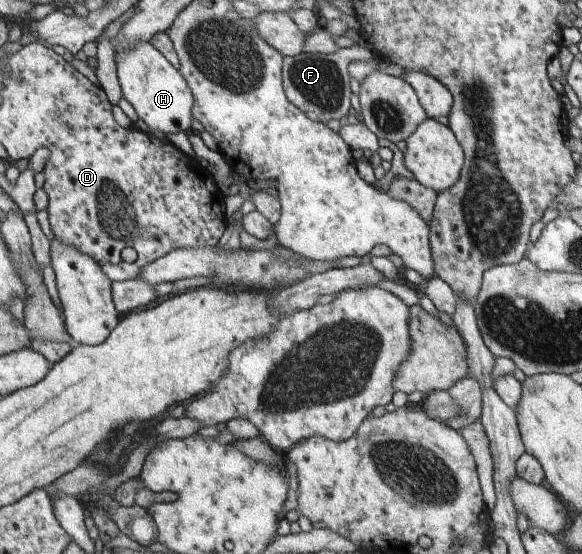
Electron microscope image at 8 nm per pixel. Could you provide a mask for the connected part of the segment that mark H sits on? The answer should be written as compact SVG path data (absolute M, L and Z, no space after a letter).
M146 41L138 43L130 51L115 51L114 59L122 97L134 107L141 127L149 133L163 131L165 135L178 131L191 132L195 96L183 74L154 45Z

